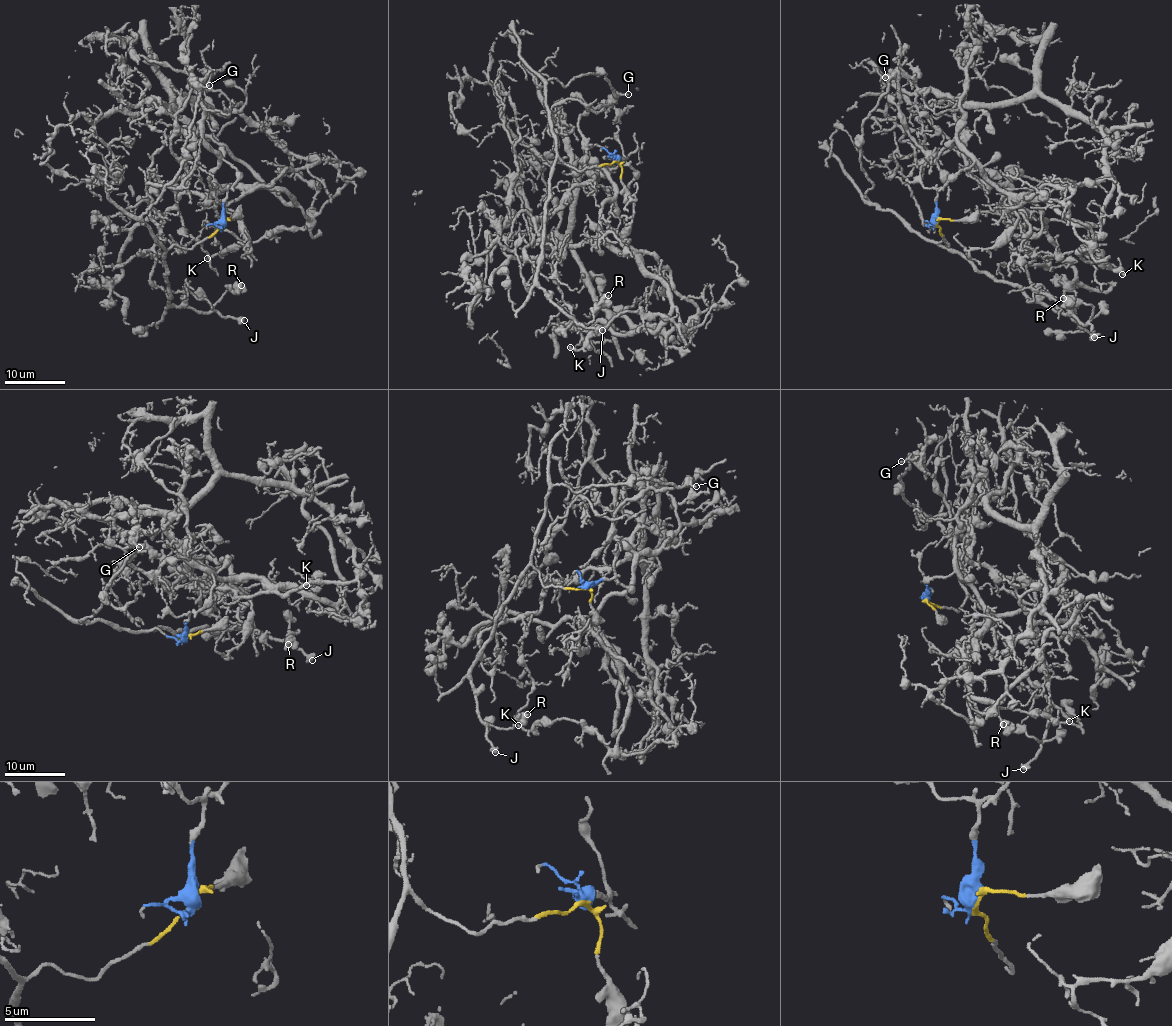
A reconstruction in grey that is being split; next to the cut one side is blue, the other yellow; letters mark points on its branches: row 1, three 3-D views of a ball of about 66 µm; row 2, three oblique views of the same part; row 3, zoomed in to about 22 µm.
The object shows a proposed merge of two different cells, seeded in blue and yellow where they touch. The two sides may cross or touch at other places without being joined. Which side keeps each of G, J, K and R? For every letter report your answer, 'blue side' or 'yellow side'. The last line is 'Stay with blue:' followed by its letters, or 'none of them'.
G: yellow side
J: yellow side
K: blue side
R: yellow side
Stay with blue: K

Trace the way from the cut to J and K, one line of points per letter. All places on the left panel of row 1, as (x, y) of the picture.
J: (223, 224), (190, 249), (172, 245), (166, 251), (164, 256), (165, 273), (170, 283), (169, 301), (244, 320)
K: (223, 224), (223, 199), (238, 173), (221, 160), (210, 174), (212, 186), (278, 186), (308, 221), (206, 259)

